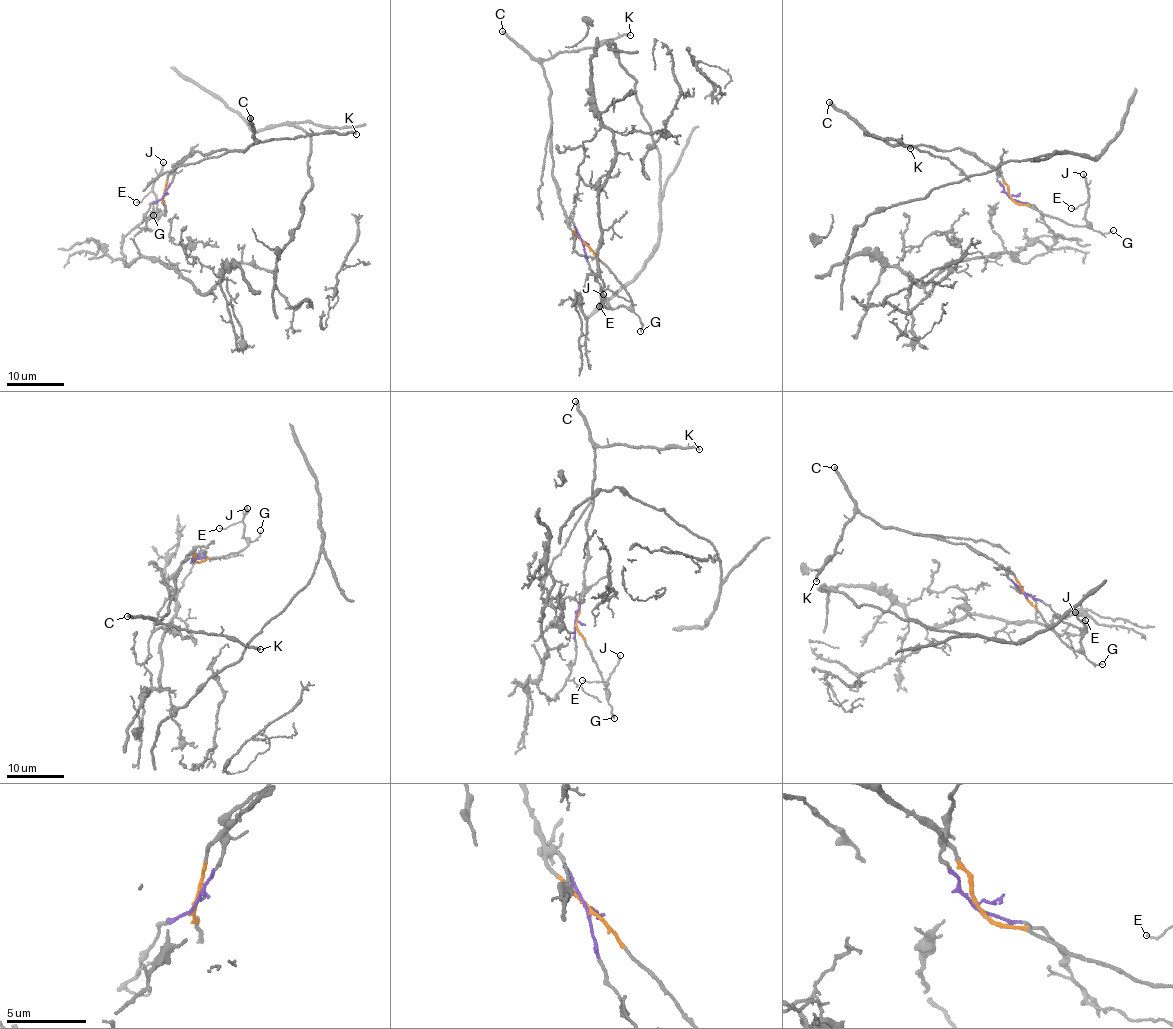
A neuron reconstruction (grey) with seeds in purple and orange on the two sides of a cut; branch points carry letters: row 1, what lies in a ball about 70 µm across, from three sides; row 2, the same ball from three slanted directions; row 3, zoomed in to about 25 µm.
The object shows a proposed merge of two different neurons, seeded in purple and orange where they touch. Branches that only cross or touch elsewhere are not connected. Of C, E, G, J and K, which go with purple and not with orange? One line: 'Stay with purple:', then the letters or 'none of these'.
Stay with purple: none of these

